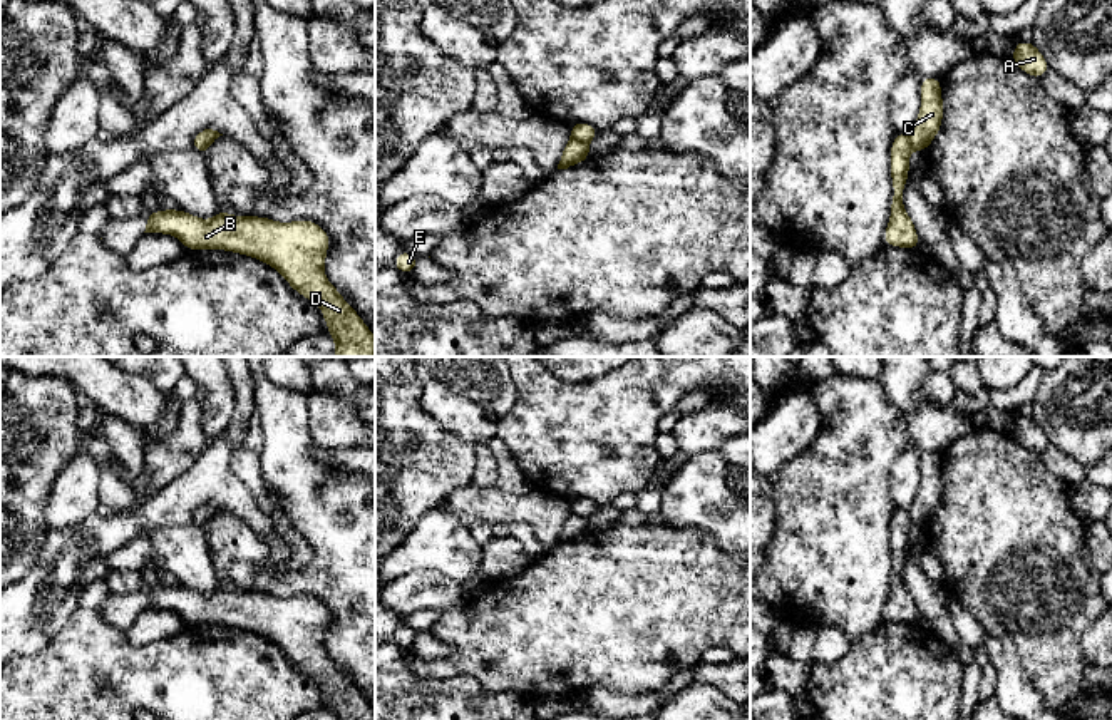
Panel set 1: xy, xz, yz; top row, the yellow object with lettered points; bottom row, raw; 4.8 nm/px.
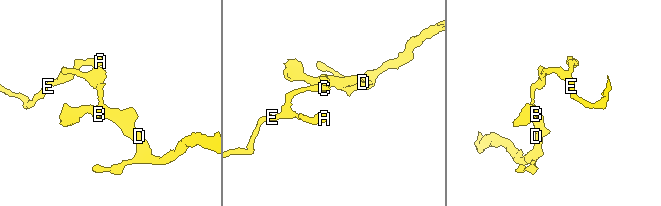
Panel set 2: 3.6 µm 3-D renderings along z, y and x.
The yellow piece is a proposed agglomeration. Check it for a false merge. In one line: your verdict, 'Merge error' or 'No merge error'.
Merge error

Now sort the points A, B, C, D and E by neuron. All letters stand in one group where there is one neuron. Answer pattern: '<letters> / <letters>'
A C E / B D

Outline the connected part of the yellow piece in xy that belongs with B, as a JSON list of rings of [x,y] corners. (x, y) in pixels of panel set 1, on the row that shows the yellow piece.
[[[161,209],[147,213],[144,233],[172,234],[189,251],[224,249],[270,265],[296,293],[320,306],[335,340],[333,357],[375,357],[372,330],[325,276],[330,238],[320,224],[308,219],[276,223],[223,209],[206,221],[183,209]]]

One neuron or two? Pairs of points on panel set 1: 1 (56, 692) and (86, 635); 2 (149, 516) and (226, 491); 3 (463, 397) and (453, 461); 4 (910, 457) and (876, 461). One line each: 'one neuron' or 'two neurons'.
1: one neuron
2: one neuron
3: two neurons
4: two neurons

